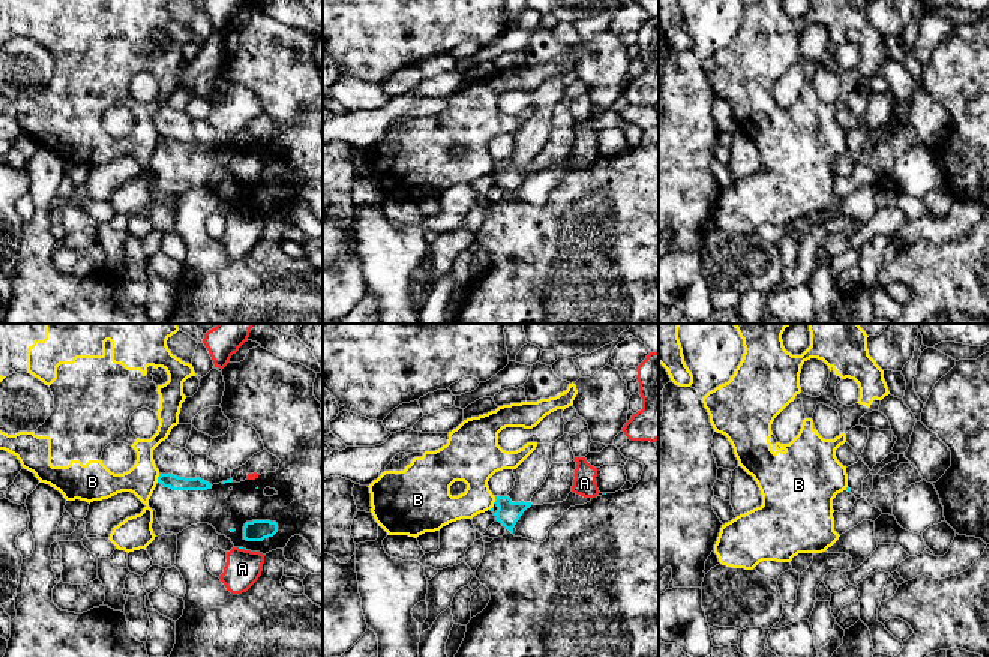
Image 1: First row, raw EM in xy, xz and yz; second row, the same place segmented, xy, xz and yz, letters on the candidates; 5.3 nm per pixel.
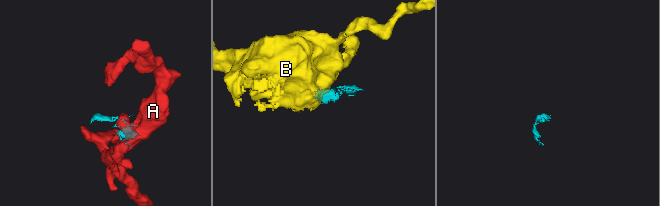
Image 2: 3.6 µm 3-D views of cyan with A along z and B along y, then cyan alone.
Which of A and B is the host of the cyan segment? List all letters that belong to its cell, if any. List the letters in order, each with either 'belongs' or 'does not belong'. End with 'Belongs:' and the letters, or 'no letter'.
A: does not belong
B: does not belong
Belongs: no letter

